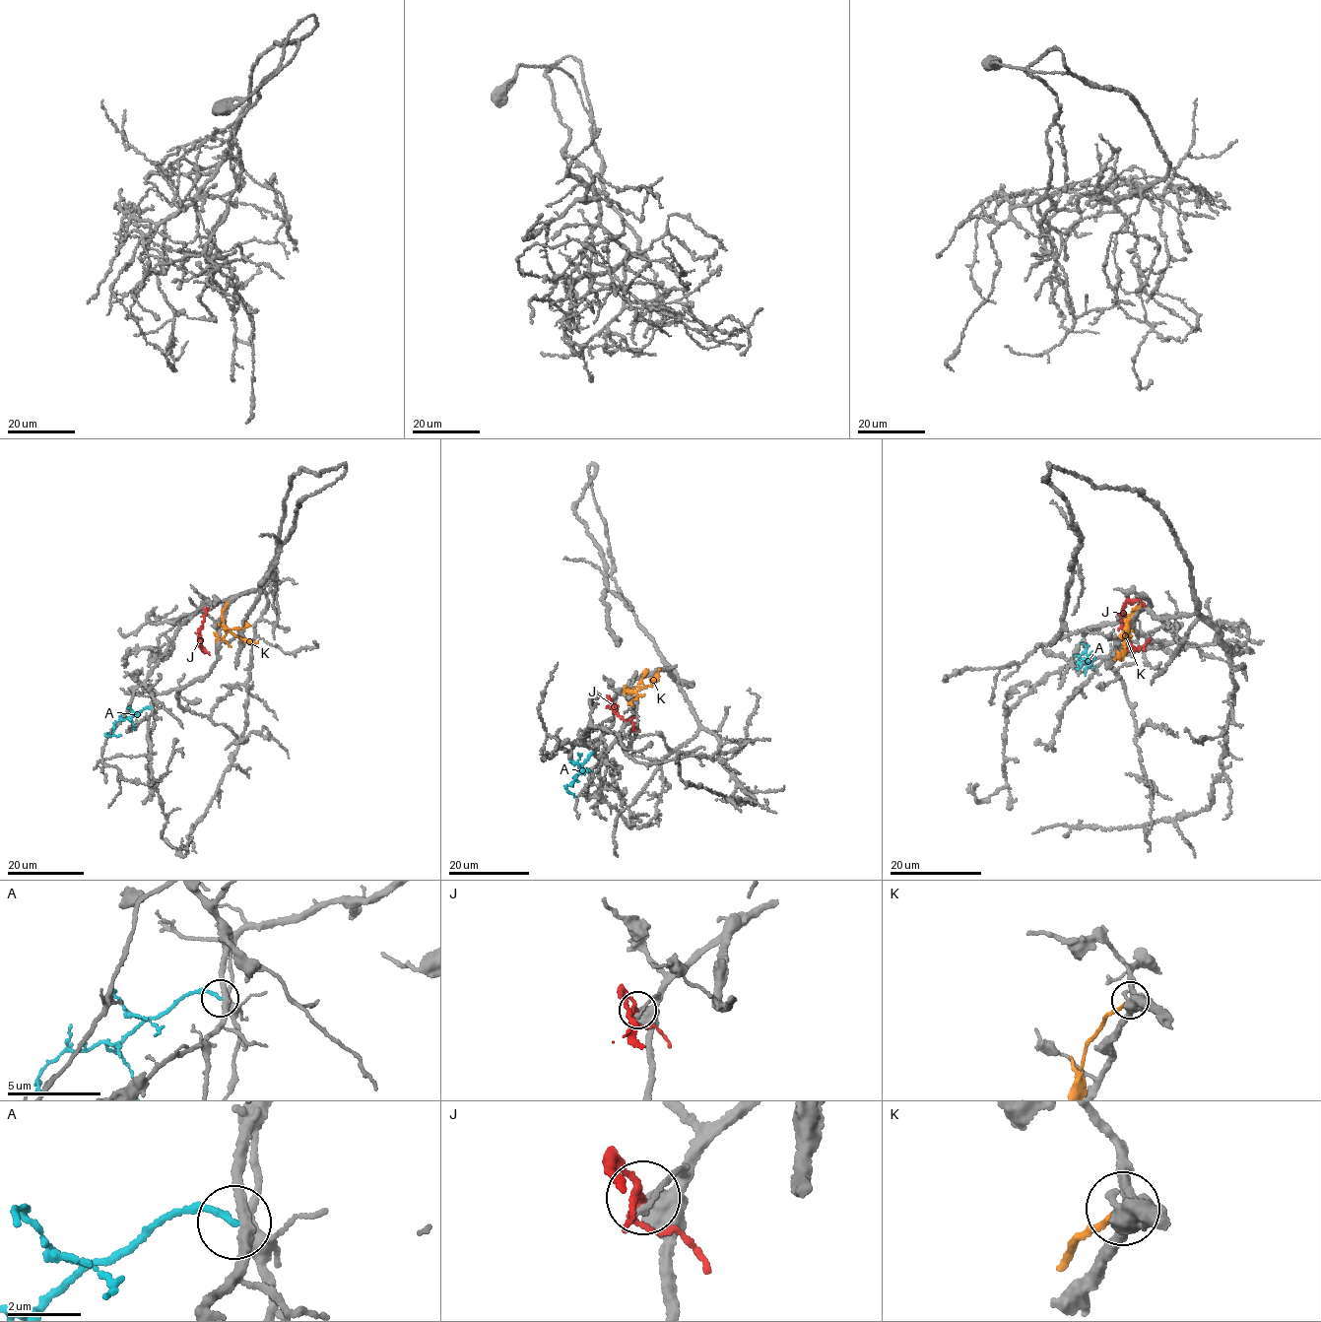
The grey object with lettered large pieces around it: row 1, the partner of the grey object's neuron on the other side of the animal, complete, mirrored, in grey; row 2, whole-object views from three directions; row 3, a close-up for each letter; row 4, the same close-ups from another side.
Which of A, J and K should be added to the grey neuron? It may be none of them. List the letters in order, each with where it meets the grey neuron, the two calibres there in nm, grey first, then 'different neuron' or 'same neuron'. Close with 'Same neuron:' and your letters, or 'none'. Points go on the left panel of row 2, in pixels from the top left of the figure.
A: meets grey at (151, 708); 280 nm thick on the grey side, 180 nm on the other; different neuron
J: meets grey at (206, 610); 160 nm thick on the grey side, 110 nm on the other; different neuron
K: meets grey at (228, 602); 280 nm thick on the grey side, 200 nm on the other; different neuron
Same neuron: none

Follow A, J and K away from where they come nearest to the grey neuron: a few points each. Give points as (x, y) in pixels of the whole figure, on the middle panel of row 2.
A: (593, 751), (574, 780), (566, 785), (565, 788), (575, 797)
J: (611, 699), (608, 696), (613, 711), (630, 721), (632, 730)
K: (627, 686), (625, 690), (631, 693), (652, 685), (659, 669)

